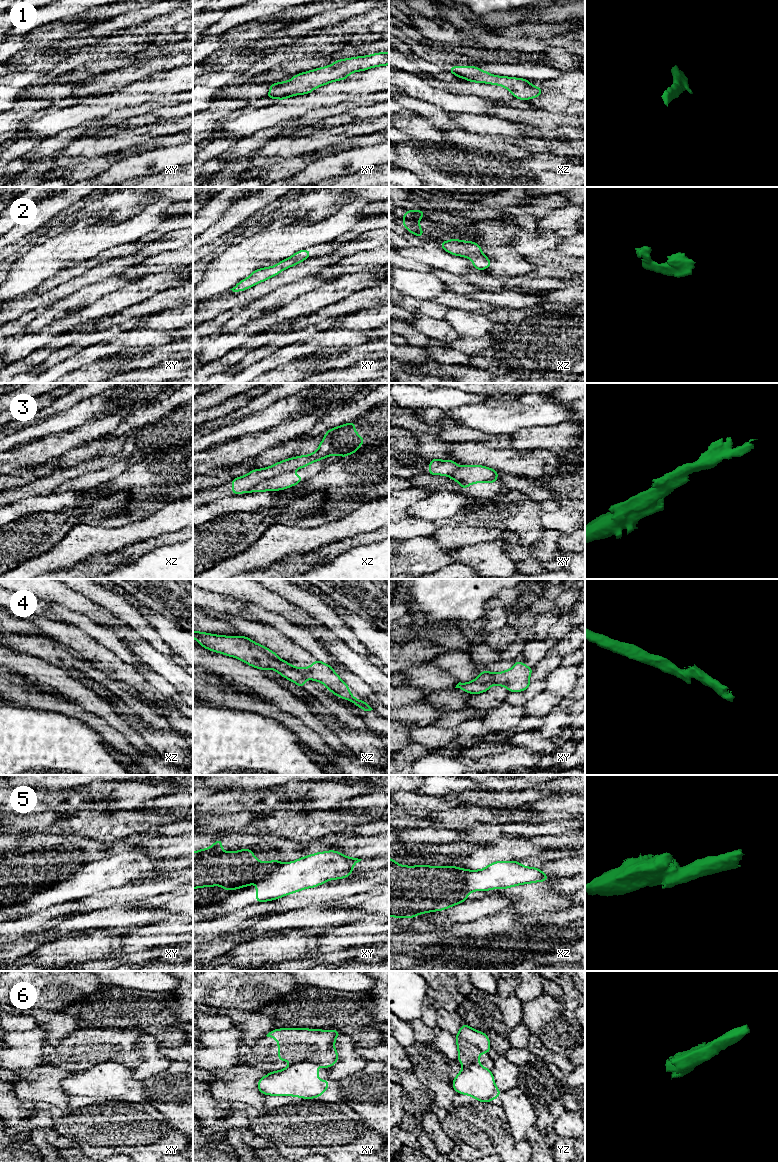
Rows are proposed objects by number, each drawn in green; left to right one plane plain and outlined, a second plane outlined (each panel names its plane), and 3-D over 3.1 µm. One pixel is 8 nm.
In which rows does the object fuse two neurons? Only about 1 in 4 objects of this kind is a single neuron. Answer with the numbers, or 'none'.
3, 4, 5, 6

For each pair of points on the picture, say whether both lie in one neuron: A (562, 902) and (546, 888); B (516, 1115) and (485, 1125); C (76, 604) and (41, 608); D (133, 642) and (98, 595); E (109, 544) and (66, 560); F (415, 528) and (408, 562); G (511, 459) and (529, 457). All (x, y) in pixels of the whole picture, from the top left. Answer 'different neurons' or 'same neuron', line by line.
A: same neuron
B: different neurons
C: different neurons
D: different neurons
E: same neuron
F: different neurons
G: same neuron

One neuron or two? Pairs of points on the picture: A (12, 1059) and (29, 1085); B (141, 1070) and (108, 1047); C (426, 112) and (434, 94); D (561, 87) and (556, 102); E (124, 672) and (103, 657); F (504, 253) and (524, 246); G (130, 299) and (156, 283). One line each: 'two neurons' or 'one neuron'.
A: two neurons
B: two neurons
C: two neurons
D: two neurons
E: one neuron
F: two neurons
G: one neuron

